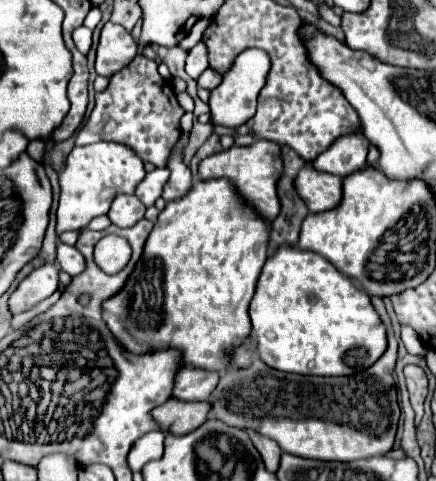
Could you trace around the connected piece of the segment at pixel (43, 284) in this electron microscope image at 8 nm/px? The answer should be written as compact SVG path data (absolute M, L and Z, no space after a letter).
M43 264L35 268L11 294L9 308L13 314L31 310L41 300L49 298L59 288L59 268L57 264Z

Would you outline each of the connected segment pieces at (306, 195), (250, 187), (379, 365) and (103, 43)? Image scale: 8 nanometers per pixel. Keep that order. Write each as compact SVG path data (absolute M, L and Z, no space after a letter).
M311 166L299 172L295 186L299 188L299 194L303 196L305 204L309 206L309 212L313 214L335 208L343 198L341 178L315 172L315 168Z
M257 140L253 146L233 146L229 150L217 152L215 156L209 156L199 164L199 176L201 178L231 178L241 192L241 196L257 208L265 220L273 220L279 210L279 196L277 196L277 180L283 176L283 156L281 156L281 146L271 140Z
M373 300L373 306L377 308L381 320L387 326L387 338L389 346L385 354L367 370L357 372L353 376L337 376L337 378L323 378L323 376L299 376L299 374L287 374L273 368L267 368L259 358L253 360L251 368L247 370L229 370L221 376L215 392L211 394L211 416L223 420L225 424L237 426L237 428L255 428L257 432L273 438L283 452L291 452L295 456L303 458L315 458L315 460L335 460L335 462L353 462L369 456L385 456L393 444L399 424L399 404L397 404L397 390L393 382L393 368L397 358L397 340L393 338L391 322L385 312L383 300Z
M107 22L101 30L95 70L99 76L111 78L115 72L129 66L135 54L137 54L137 44L133 36L127 30L123 30L123 26Z

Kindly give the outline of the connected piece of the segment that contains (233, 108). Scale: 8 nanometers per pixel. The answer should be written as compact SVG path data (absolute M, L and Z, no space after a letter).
M249 48L249 50L241 52L235 58L231 72L227 76L223 76L221 86L215 88L215 92L211 92L211 98L209 98L211 124L213 126L225 126L225 128L237 128L237 126L245 124L249 118L253 118L255 108L257 108L257 96L259 96L259 90L265 84L267 72L269 72L267 52L257 50L257 48Z

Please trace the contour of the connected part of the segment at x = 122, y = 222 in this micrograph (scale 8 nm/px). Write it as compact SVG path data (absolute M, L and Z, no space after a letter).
M117 196L107 216L115 226L131 228L143 218L143 214L145 214L145 206L137 196Z

